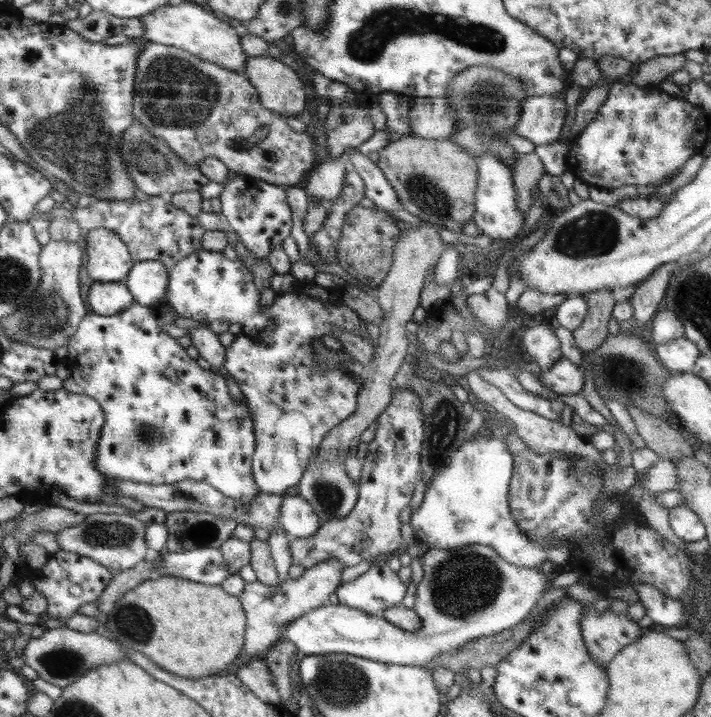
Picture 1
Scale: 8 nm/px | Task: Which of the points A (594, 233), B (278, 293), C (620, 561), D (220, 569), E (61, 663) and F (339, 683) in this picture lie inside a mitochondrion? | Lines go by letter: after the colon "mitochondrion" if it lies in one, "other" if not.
A: mitochondrion
B: other
C: other
D: other
E: mitochondrion
F: mitochondrion

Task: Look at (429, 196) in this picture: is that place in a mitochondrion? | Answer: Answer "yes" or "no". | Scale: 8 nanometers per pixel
yes

